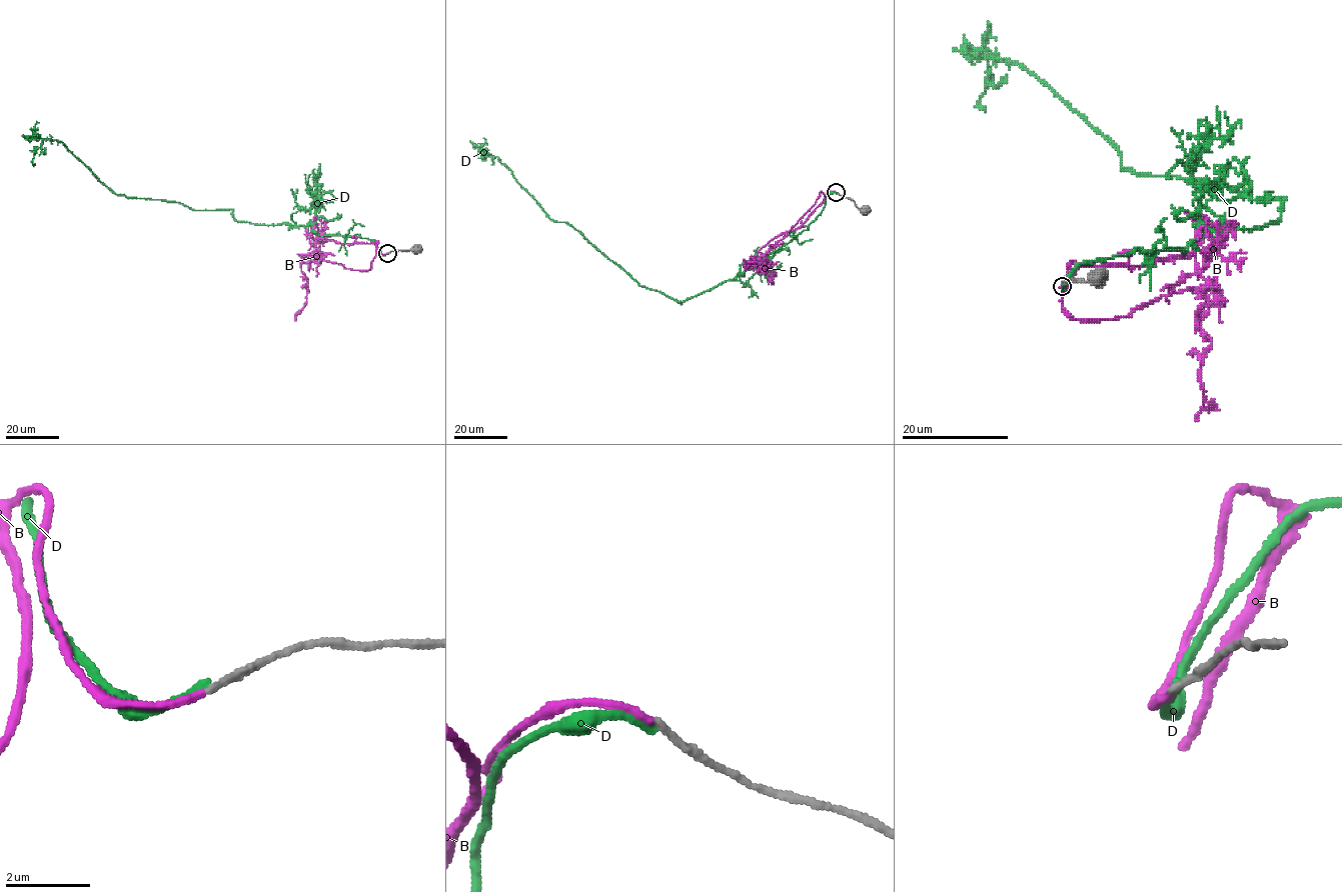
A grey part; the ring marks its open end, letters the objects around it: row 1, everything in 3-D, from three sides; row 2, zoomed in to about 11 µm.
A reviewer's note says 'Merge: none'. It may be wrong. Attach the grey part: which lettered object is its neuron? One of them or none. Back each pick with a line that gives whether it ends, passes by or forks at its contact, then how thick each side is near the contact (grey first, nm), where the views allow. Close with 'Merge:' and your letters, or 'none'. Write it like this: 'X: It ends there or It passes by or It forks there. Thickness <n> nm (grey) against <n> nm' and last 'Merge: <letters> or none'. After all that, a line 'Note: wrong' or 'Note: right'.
B: It ends there. Thickness 150 nm (grey) against 150 nm
Merge: B
Note: wrong

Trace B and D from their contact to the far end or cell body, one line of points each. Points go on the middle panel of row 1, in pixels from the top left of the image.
B: (836, 193), (758, 258), (766, 266), (756, 271), (750, 262), (756, 267), (755, 260), (744, 259)
D: (837, 193), (755, 266), (679, 303), (554, 221), (484, 155)

